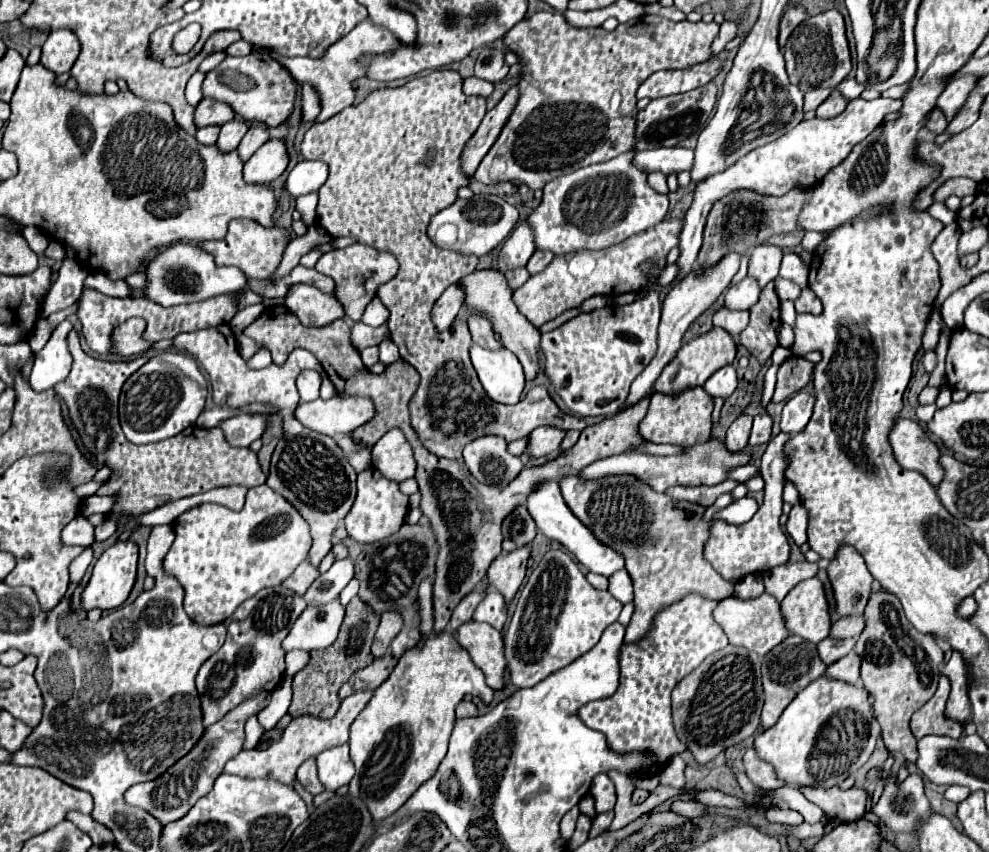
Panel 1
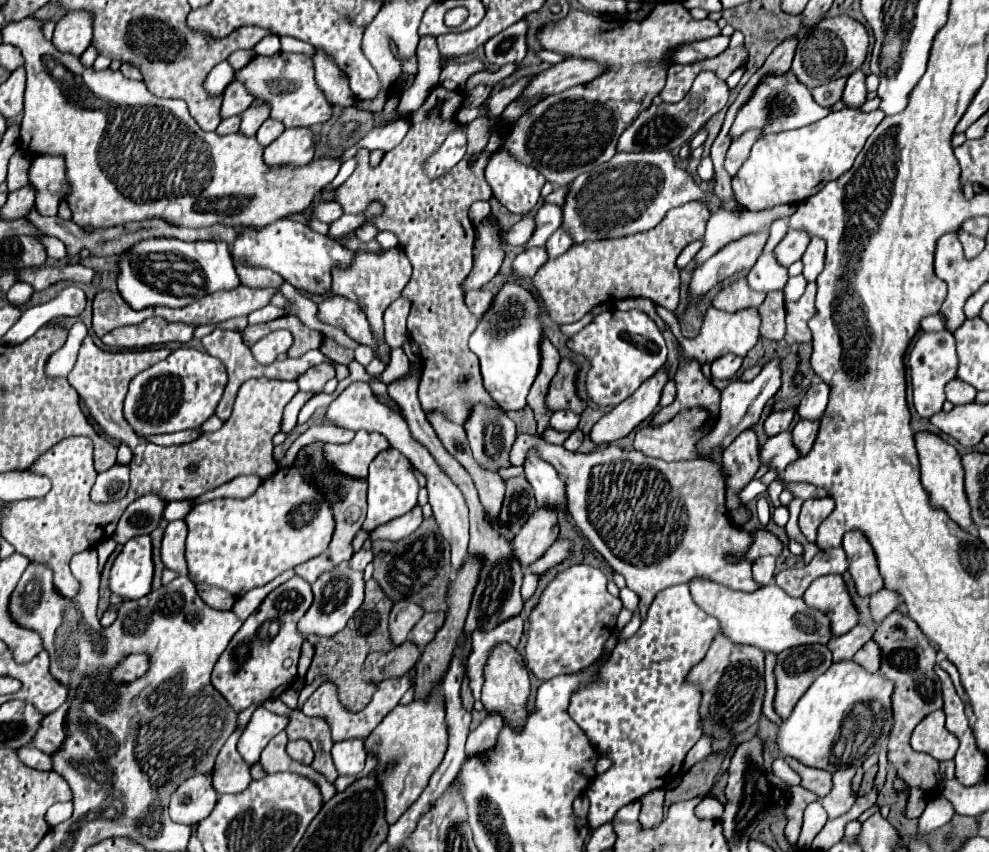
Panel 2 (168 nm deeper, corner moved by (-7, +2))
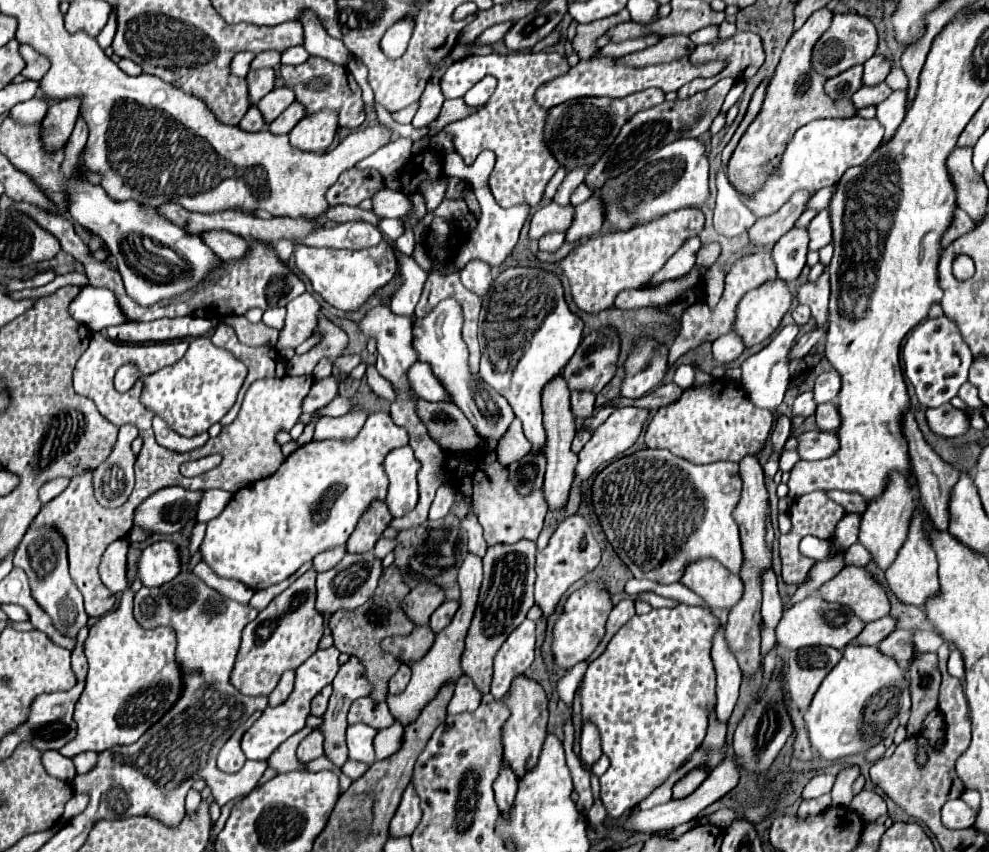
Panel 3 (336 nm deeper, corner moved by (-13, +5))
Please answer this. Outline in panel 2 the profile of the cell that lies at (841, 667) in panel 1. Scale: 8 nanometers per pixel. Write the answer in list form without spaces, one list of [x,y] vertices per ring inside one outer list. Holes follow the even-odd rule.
[[[866,642],[852,658],[856,664],[860,664],[866,672],[876,674],[878,666],[880,666],[880,648],[876,646],[876,642]]]

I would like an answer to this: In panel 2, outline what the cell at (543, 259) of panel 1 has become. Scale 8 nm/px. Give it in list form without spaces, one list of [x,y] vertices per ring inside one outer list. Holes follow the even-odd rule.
[[[560,228],[548,242],[546,242],[546,252],[548,252],[548,258],[556,258],[556,256],[560,256],[560,254],[564,254],[568,248],[572,246],[572,240],[570,240],[570,236]]]

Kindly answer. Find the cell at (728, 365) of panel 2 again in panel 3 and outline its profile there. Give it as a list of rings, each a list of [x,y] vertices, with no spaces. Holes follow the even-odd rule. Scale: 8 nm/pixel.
[[[736,333],[722,335],[722,337],[718,337],[718,339],[712,343],[714,359],[716,359],[720,365],[734,361],[742,351],[744,351],[744,343],[742,343],[742,339],[740,339]]]

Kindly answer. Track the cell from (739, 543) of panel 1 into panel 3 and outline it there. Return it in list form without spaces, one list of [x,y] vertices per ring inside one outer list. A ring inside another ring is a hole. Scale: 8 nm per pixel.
[[[834,401],[822,403],[822,405],[816,409],[816,423],[818,423],[818,429],[824,429],[824,431],[836,431],[836,429],[840,427],[838,405],[836,405]]]

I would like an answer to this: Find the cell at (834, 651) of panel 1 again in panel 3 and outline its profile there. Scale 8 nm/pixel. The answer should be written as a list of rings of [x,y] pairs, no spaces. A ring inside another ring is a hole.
[[[890,615],[882,617],[878,621],[872,621],[864,627],[862,635],[858,635],[856,643],[858,645],[878,645],[882,639],[886,639],[896,629],[896,623],[898,623],[896,617],[890,617]]]

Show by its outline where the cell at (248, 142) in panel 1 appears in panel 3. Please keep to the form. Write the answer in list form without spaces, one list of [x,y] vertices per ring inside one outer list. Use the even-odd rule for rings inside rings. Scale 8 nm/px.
[[[294,101],[278,119],[274,119],[274,121],[270,123],[268,129],[270,129],[272,133],[276,133],[276,135],[278,135],[278,133],[290,133],[290,131],[294,129],[294,125],[296,125],[304,115],[306,115],[306,107],[304,107],[302,103],[296,103],[296,101]]]

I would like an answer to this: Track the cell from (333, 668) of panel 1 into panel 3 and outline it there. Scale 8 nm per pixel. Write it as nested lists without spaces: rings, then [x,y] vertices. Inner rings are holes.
[[[390,565],[388,569],[384,569],[382,579],[380,579],[374,595],[364,605],[356,607],[356,609],[336,611],[330,619],[330,631],[332,631],[332,637],[334,637],[334,647],[342,653],[356,655],[358,659],[362,659],[362,663],[366,665],[368,679],[374,687],[370,697],[374,697],[378,701],[382,701],[386,697],[388,681],[392,679],[392,675],[400,667],[400,661],[394,655],[388,655],[388,653],[382,651],[380,641],[384,637],[390,637],[390,635],[406,635],[414,629],[414,623],[404,615],[404,611],[400,607],[400,603],[408,595],[408,591],[410,589],[402,579],[400,569],[396,565]]]

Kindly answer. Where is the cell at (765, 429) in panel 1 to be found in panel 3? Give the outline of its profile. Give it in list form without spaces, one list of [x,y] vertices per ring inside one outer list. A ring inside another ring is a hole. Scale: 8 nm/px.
[[[804,391],[796,397],[794,401],[794,415],[804,415],[804,417],[810,417],[814,415],[816,411],[816,401],[814,401],[814,393],[812,391]]]

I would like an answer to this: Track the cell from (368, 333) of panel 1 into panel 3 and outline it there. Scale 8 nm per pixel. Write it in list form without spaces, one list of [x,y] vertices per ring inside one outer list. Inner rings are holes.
[[[284,238],[280,239],[275,246],[275,251],[280,258],[281,261],[284,263],[288,263],[290,256],[293,252],[294,245],[291,241],[286,240]]]

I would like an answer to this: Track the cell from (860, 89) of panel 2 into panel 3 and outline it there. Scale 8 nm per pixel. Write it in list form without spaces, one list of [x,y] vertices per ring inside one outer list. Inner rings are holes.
[[[882,53],[872,55],[864,63],[864,77],[862,77],[864,85],[878,85],[878,83],[882,83],[888,77],[890,69],[892,69],[892,65],[890,65],[890,61]]]

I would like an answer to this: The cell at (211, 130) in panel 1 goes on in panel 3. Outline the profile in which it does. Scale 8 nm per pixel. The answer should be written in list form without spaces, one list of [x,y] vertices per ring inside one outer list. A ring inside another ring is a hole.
[[[256,105],[250,107],[250,111],[246,113],[246,117],[242,119],[242,123],[238,125],[244,131],[262,131],[266,127],[266,119],[262,117],[262,113],[258,111]]]

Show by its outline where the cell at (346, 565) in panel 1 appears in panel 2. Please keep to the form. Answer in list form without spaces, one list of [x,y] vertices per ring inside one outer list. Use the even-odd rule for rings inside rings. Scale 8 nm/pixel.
[[[358,550],[358,552],[352,554],[352,558],[350,558],[350,568],[362,572],[368,562],[372,562],[372,550]]]

